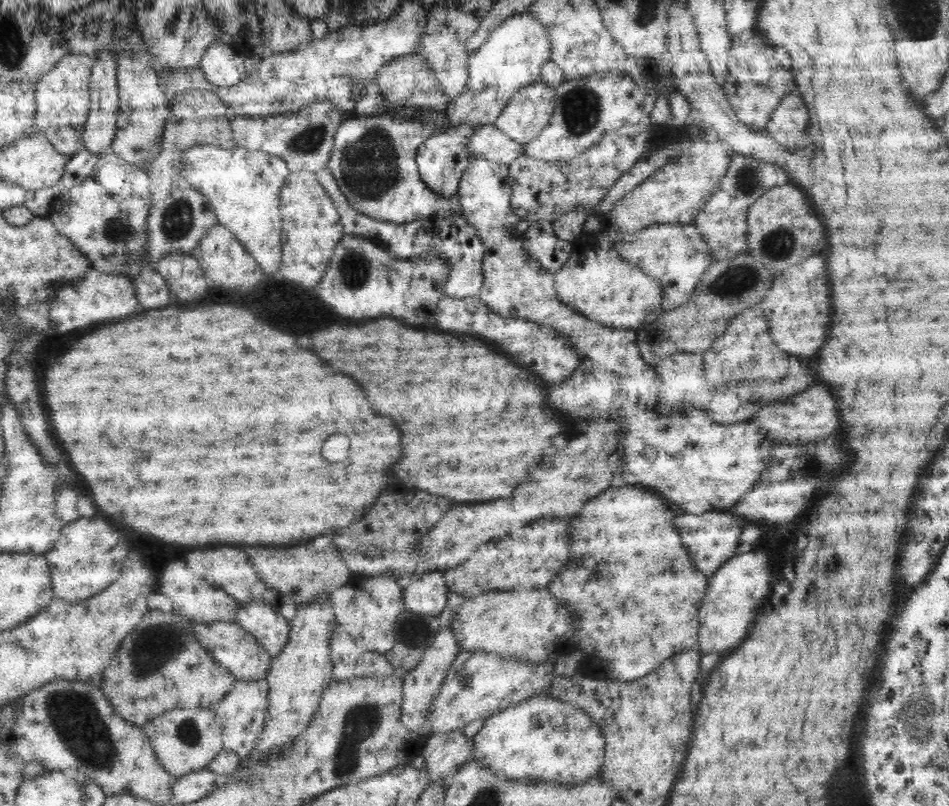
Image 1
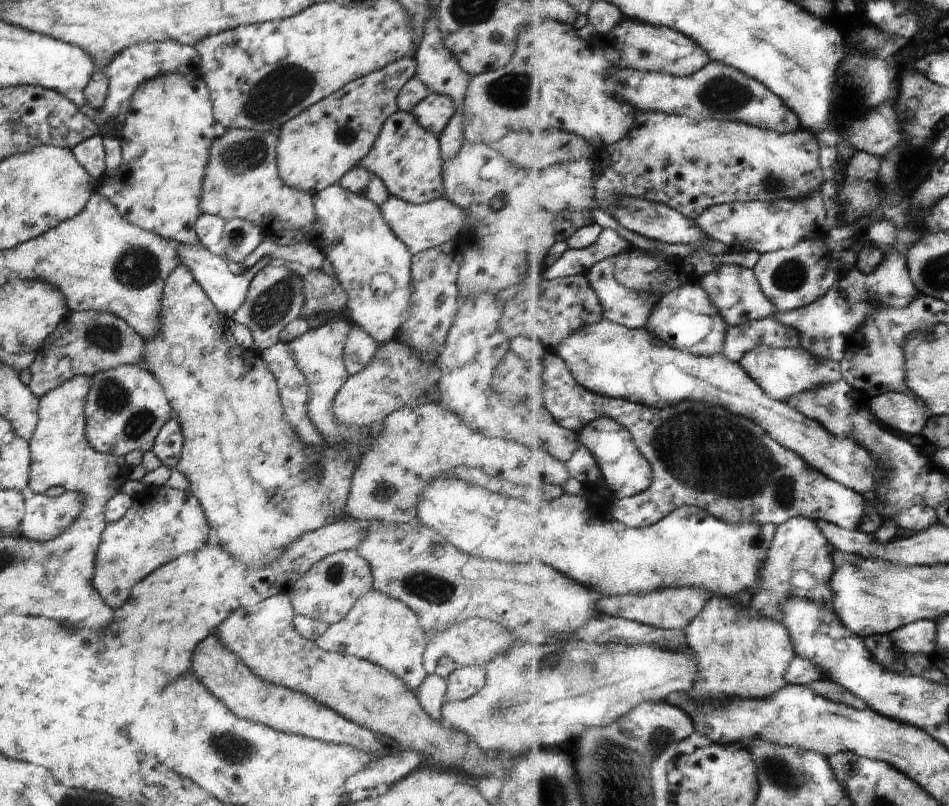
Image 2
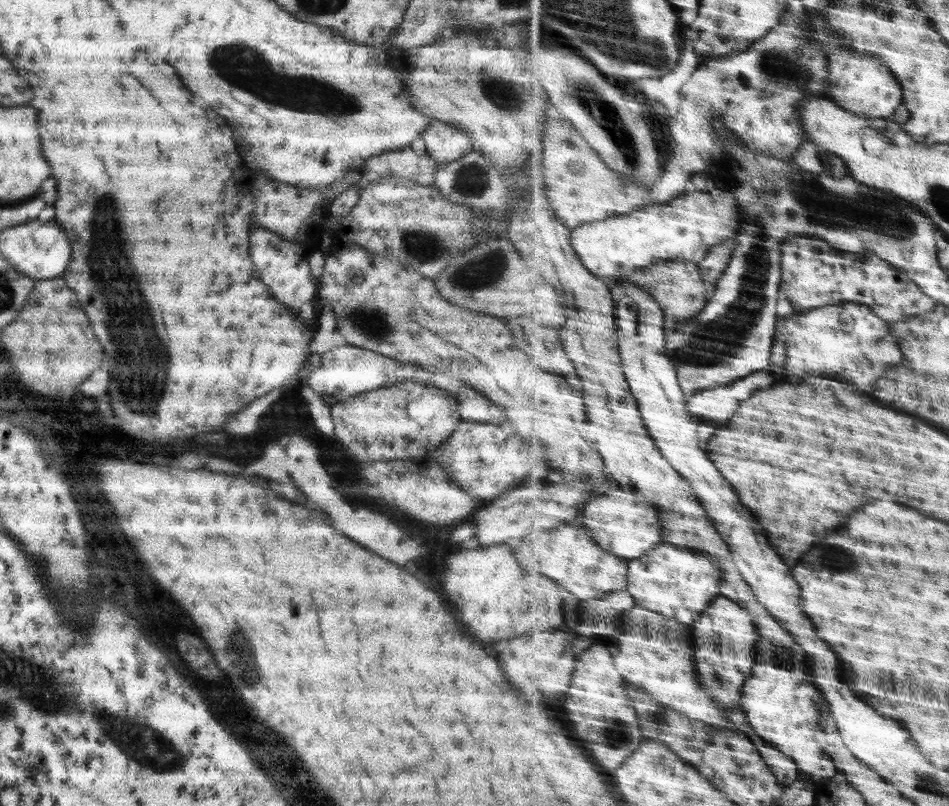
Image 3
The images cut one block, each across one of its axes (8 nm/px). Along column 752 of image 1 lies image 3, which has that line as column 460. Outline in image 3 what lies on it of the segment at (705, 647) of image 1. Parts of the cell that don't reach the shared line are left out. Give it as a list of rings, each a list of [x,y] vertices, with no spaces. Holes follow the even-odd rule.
[[[509,544],[460,550],[445,560],[441,590],[453,604],[459,622],[473,638],[500,645],[523,633],[579,624],[579,599],[574,594],[543,574],[525,574],[519,566]]]

